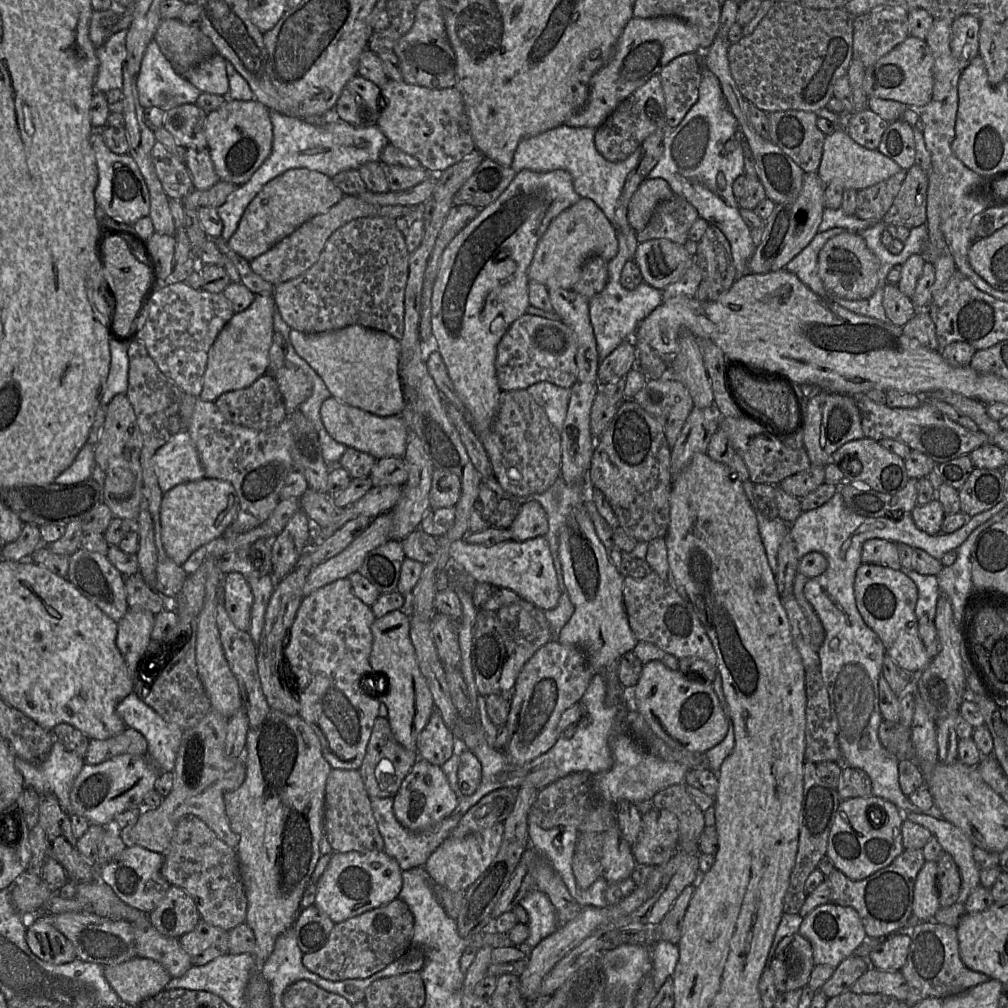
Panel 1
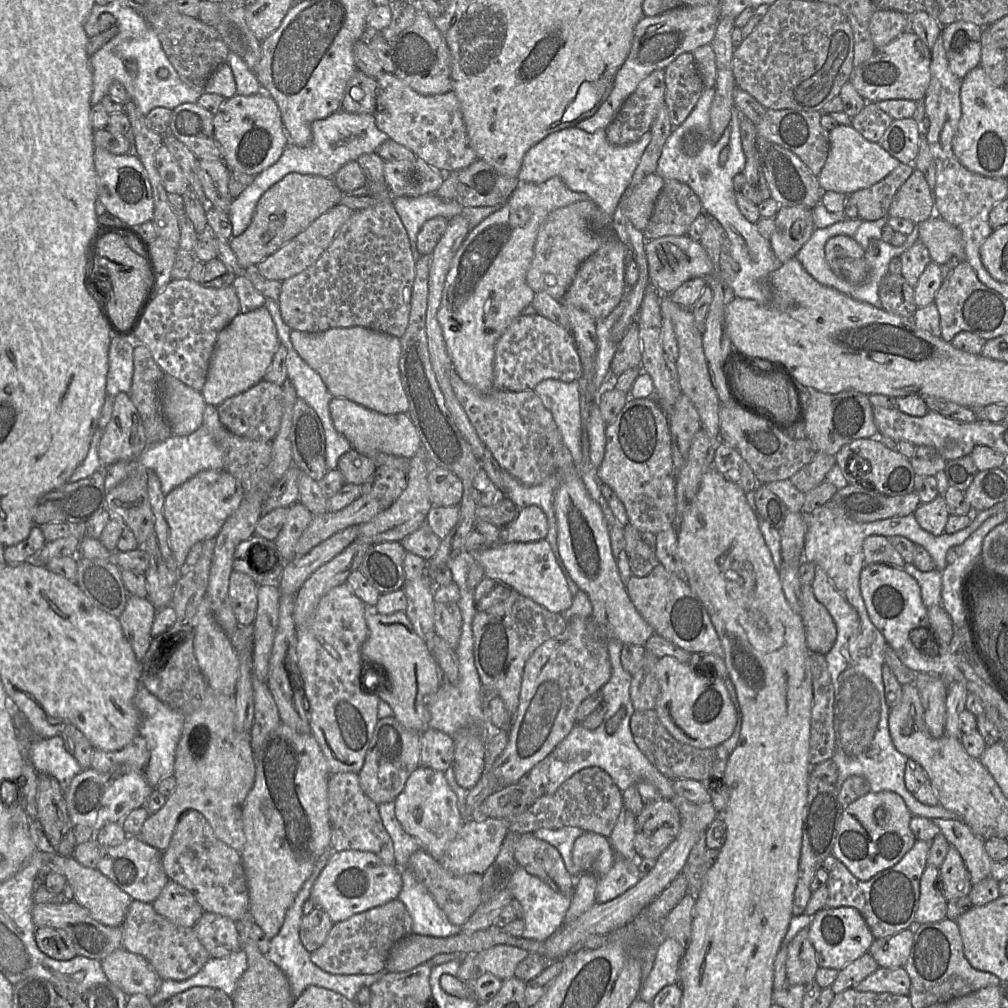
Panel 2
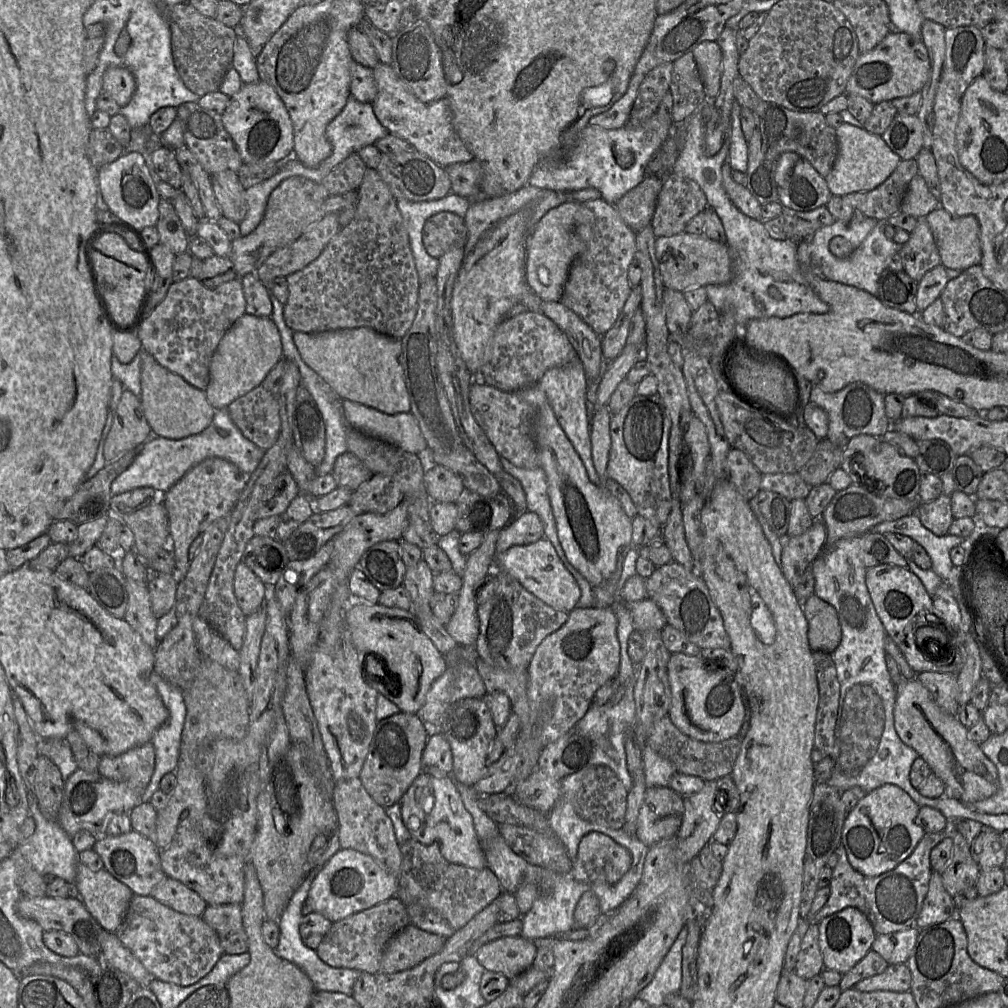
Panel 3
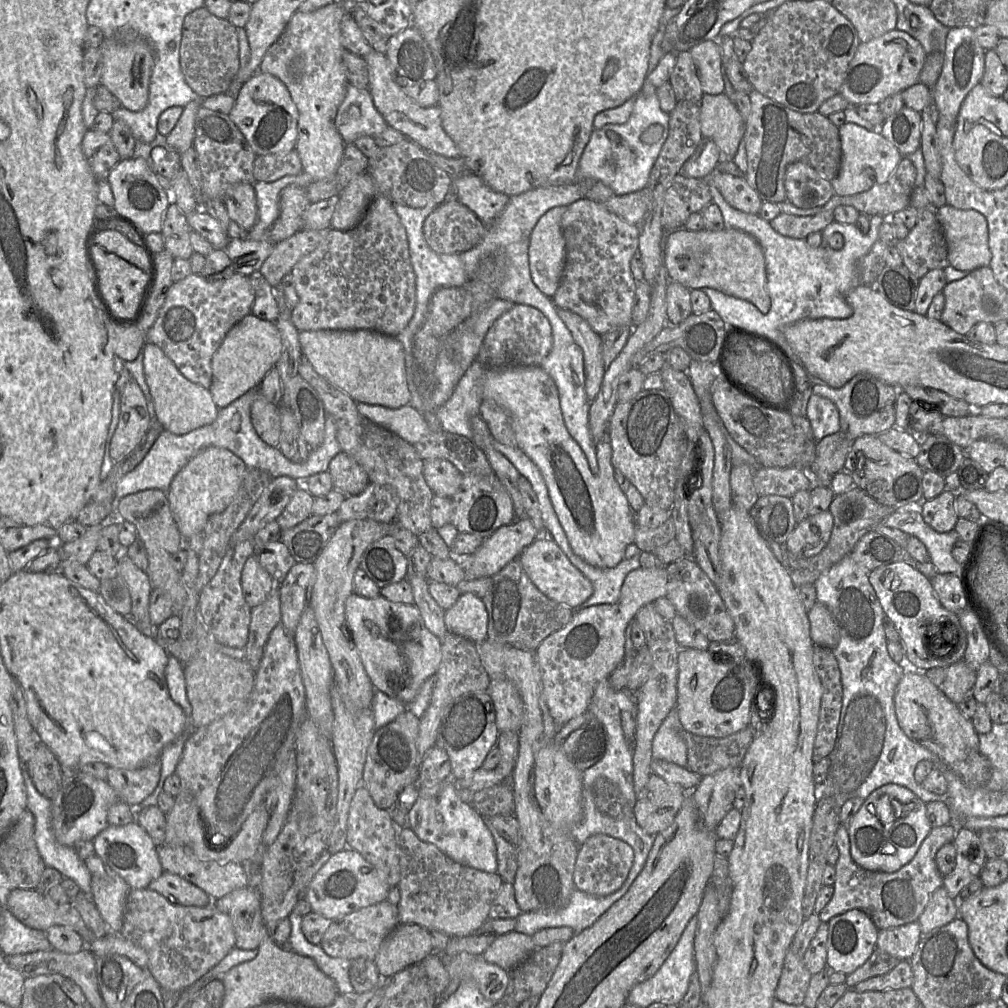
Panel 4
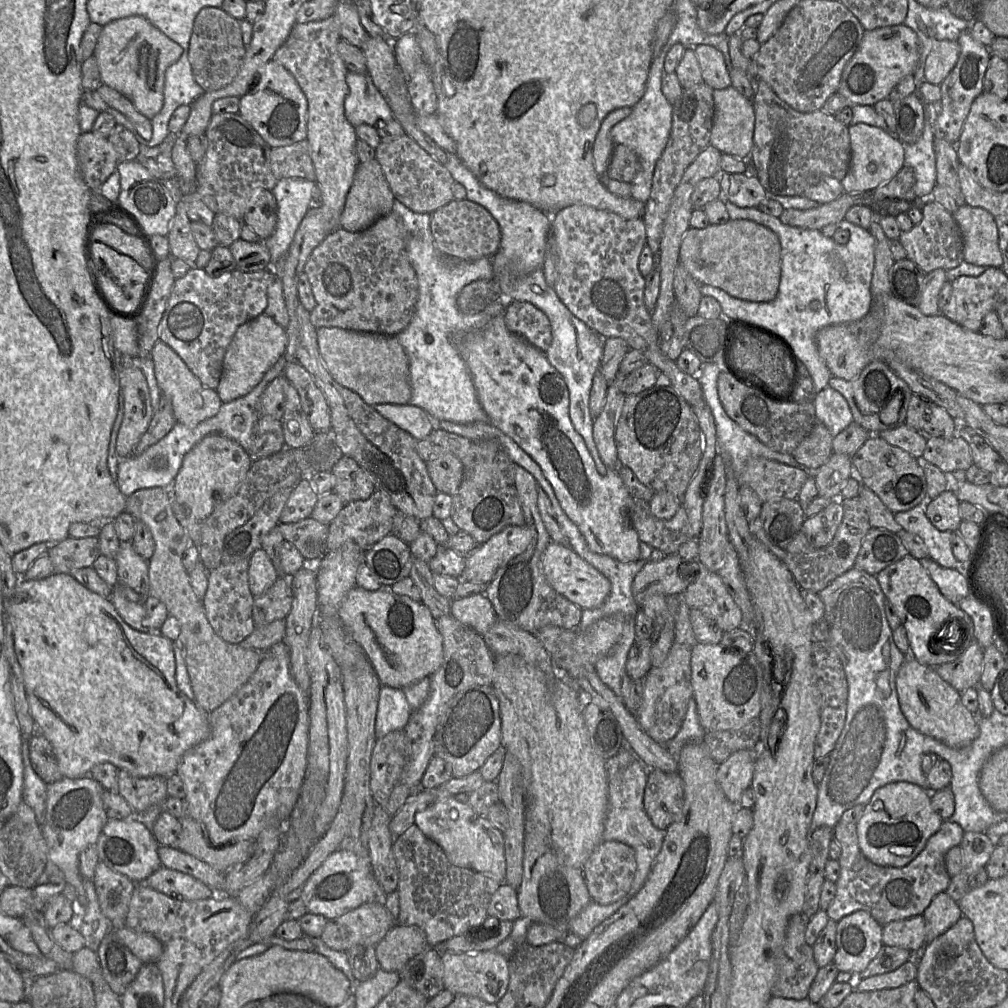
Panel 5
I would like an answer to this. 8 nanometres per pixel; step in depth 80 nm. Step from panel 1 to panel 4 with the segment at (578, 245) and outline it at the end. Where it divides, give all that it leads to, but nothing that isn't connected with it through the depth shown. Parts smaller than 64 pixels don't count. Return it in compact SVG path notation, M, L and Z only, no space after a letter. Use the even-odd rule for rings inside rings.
M567 206L546 212L535 226L528 249L532 281L547 297L554 297L566 261L566 245L561 219Z

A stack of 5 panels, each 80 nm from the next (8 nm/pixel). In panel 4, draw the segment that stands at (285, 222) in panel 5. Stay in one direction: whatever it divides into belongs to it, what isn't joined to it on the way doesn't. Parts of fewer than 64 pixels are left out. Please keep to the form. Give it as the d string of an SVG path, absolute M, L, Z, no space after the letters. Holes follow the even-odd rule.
M301 172L296 175L285 175L272 182L255 182L257 200L257 220L248 231L248 237L253 240L266 239L267 233L279 215L279 194L281 190L290 184L296 184L306 189L314 179L310 174Z

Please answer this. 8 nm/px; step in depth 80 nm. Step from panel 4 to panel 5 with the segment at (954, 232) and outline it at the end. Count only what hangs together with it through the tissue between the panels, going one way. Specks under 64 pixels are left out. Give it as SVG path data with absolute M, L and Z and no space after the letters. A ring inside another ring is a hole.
M967 204L953 213L964 242L964 261L985 267L1001 267L998 228L994 217L981 207Z

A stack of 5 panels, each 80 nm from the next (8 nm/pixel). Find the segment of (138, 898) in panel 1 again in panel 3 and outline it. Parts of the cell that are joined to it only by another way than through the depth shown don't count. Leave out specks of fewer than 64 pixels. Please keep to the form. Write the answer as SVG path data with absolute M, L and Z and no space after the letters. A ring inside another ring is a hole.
M134 830L119 836L102 834L97 837L93 850L102 859L105 870L127 885L135 895L151 895L154 887L167 877L161 866L161 850L150 838Z

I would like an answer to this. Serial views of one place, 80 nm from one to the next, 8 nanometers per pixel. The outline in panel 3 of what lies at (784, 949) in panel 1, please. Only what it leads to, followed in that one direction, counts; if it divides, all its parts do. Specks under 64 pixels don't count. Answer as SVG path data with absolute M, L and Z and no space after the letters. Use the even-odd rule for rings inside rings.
M812 924L802 939L794 971L801 978L810 980L824 969L819 947L819 928L817 924Z

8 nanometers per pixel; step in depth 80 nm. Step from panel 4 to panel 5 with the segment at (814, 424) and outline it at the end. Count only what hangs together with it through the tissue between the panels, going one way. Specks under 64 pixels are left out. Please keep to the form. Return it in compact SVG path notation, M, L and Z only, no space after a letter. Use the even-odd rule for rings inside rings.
M831 387L816 393L813 404L816 422L825 425L834 437L853 421L847 400Z

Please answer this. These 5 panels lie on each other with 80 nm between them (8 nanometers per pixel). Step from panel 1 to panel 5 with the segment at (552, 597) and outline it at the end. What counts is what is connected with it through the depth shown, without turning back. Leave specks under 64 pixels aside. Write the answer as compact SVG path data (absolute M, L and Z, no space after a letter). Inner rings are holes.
M552 541L545 549L541 562L544 575L550 586L582 609L600 606L610 593L610 581L569 546Z

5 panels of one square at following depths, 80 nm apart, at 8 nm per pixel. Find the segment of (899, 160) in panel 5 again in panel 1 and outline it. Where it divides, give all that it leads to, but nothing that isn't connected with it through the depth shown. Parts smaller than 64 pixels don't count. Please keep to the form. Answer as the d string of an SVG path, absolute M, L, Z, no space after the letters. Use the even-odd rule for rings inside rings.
M837 128L827 135L823 144L823 153L818 167L818 175L824 185L837 183L844 189L861 190L899 172L902 168L878 149L867 149L855 142L844 128Z

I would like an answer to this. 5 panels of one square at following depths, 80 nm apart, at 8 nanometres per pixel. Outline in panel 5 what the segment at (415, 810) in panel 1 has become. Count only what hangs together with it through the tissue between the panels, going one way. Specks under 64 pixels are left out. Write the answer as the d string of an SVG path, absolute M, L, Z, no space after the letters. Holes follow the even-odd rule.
M453 796L440 798L416 813L414 825L426 837L441 847L451 864L479 872L495 879L499 883L505 882L506 861L504 855L504 834L496 829L485 816L477 814L469 804L459 802Z

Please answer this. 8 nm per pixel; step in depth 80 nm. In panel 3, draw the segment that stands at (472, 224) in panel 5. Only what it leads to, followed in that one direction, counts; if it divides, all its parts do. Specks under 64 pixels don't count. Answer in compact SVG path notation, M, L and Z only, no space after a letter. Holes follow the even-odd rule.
M448 211L429 217L422 231L423 245L427 253L435 258L441 257L453 246L464 246L466 239L464 218Z

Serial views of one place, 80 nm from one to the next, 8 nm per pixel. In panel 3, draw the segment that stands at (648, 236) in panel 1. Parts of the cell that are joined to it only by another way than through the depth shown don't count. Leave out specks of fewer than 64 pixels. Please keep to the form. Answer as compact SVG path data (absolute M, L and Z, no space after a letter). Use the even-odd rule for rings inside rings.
M674 173L667 174L650 224L656 238L685 231L687 223L707 206L705 193L697 182Z

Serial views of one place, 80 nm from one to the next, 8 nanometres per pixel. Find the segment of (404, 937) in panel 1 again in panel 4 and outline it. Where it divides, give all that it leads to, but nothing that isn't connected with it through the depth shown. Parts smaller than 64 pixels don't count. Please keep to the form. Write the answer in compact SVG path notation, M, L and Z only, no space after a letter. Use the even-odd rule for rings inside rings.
M383 901L332 921L320 945L330 957L344 958L349 961L361 957L375 960L381 944L398 925L398 906Z

